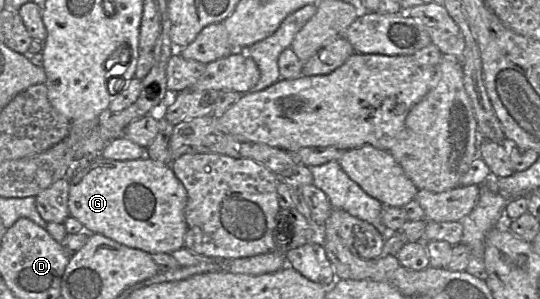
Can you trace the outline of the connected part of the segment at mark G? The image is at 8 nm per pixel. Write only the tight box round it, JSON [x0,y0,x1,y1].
[67,156,187,254]

